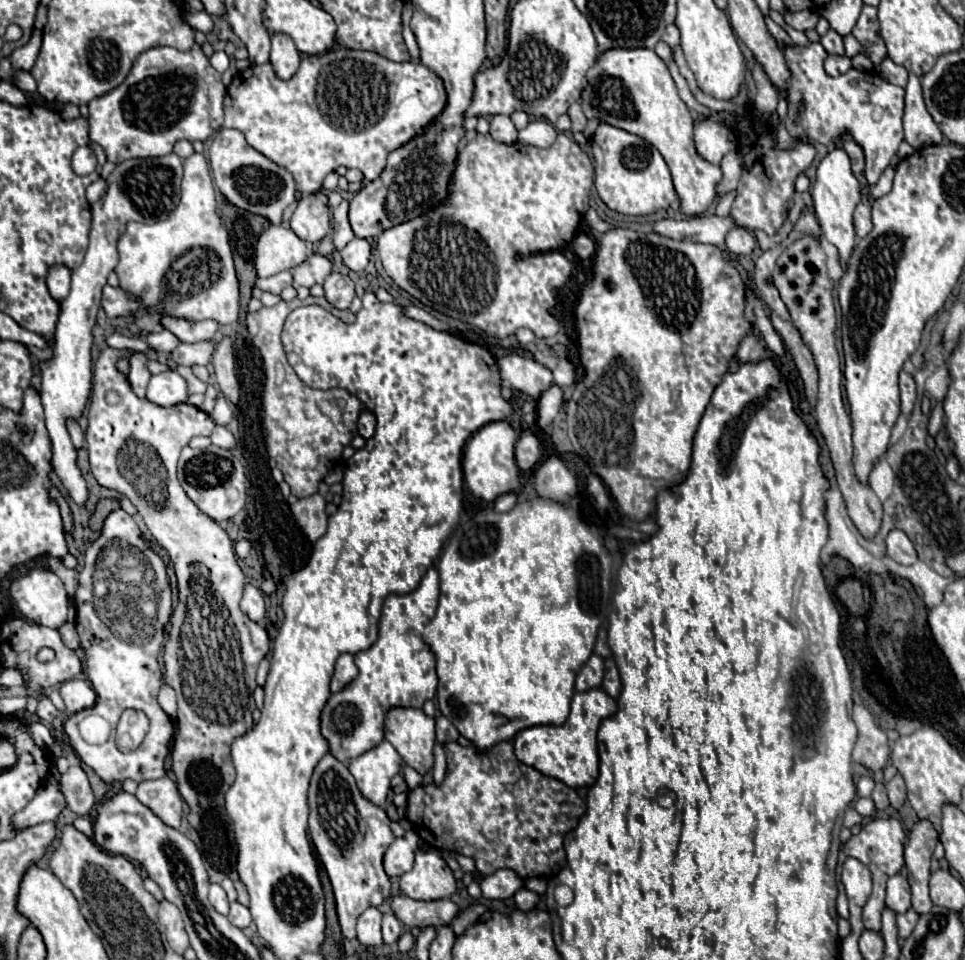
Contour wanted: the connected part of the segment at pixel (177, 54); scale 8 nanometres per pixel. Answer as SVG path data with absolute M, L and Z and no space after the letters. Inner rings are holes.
M194 43L188 51L178 51L174 47L152 47L134 61L122 85L88 103L90 139L104 149L110 163L122 163L134 157L164 157L166 153L172 153L176 141L206 141L222 127L224 93L226 87L222 83L222 73L208 63L208 57L202 53L198 43Z

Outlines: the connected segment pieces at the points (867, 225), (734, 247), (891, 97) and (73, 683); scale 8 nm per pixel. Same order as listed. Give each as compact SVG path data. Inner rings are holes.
M860 203L854 211L854 229L856 229L856 235L858 237L866 237L872 229L872 221L870 221L870 209L868 205Z
M736 227L726 235L726 247L728 247L728 251L732 251L738 257L750 255L754 251L754 247L756 247L756 239L754 239L754 235L750 231Z
M810 43L808 47L790 45L784 49L786 65L792 75L786 129L792 137L808 137L810 141L818 141L822 145L830 145L842 135L850 135L864 149L864 175L868 183L876 183L880 173L890 165L890 159L896 155L898 145L904 139L904 89L884 81L876 71L864 73L858 69L850 69L848 75L830 77L824 71L826 55L828 53L820 43Z
M70 679L70 681L64 681L60 687L58 687L64 703L66 703L66 713L72 715L72 713L78 713L82 709L88 709L96 703L96 693L94 689L90 687L90 683L86 679Z

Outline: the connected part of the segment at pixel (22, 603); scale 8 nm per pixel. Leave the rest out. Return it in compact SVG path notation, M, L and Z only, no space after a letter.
M30 569L22 577L12 579L10 589L8 589L16 609L28 619L38 625L58 629L60 625L66 623L66 605L68 605L68 595L64 591L64 583L60 577L56 577L48 569Z

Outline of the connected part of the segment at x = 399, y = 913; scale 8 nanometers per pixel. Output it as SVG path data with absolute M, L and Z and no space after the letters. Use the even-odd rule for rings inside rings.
M398 895L390 899L390 911L402 921L406 927L442 927L450 925L454 915L458 913L458 907L450 899L438 899L438 901L414 901L406 895Z

